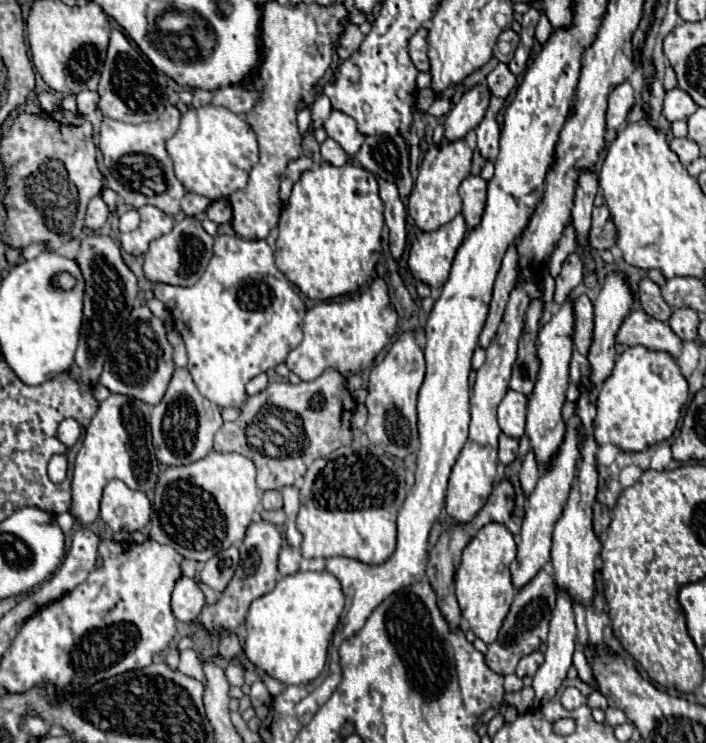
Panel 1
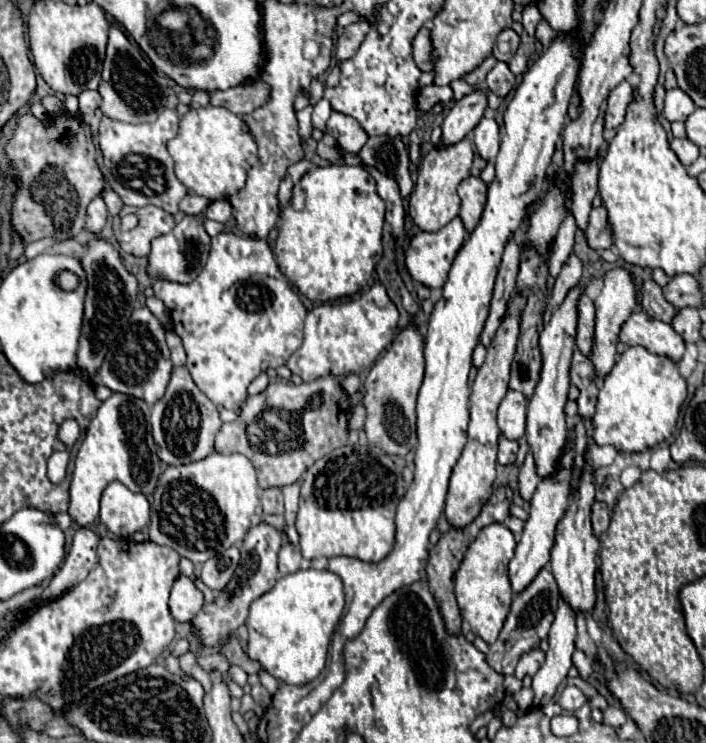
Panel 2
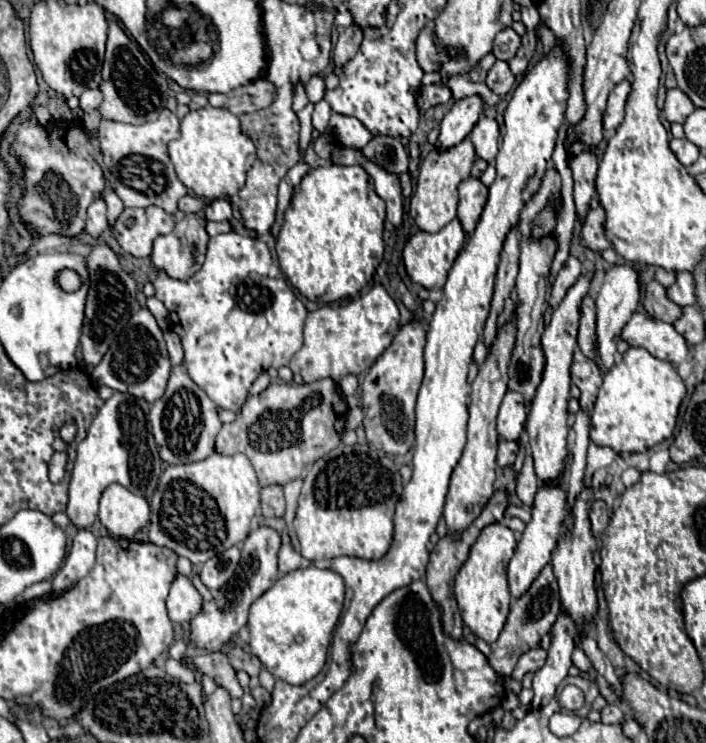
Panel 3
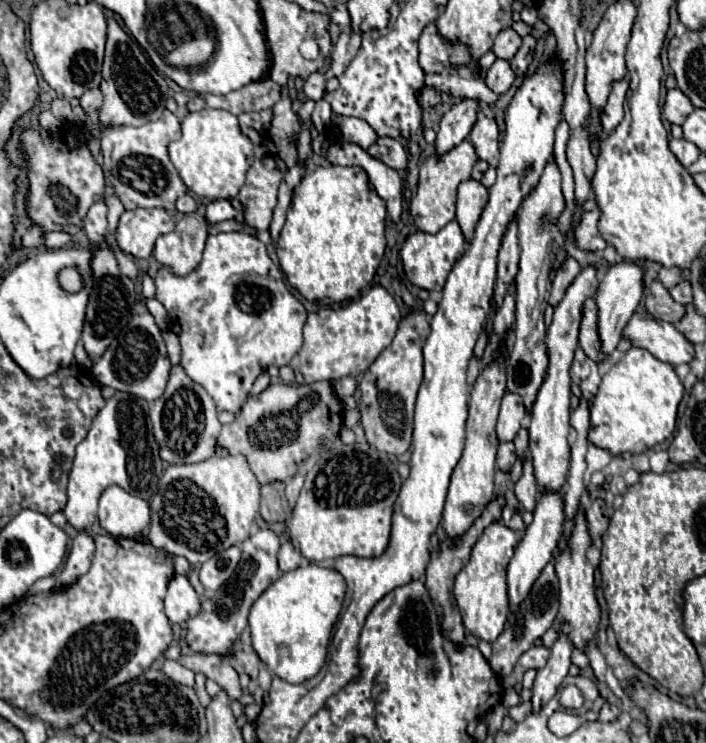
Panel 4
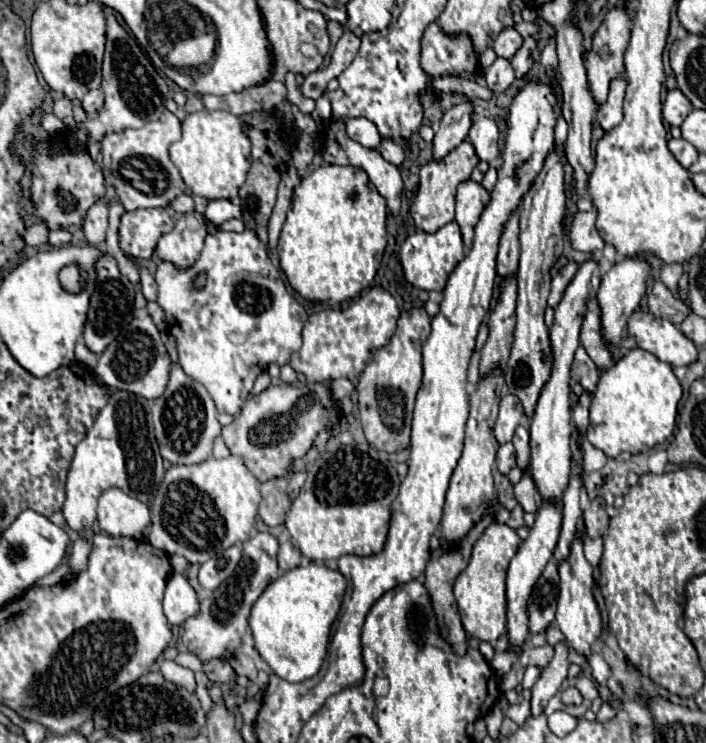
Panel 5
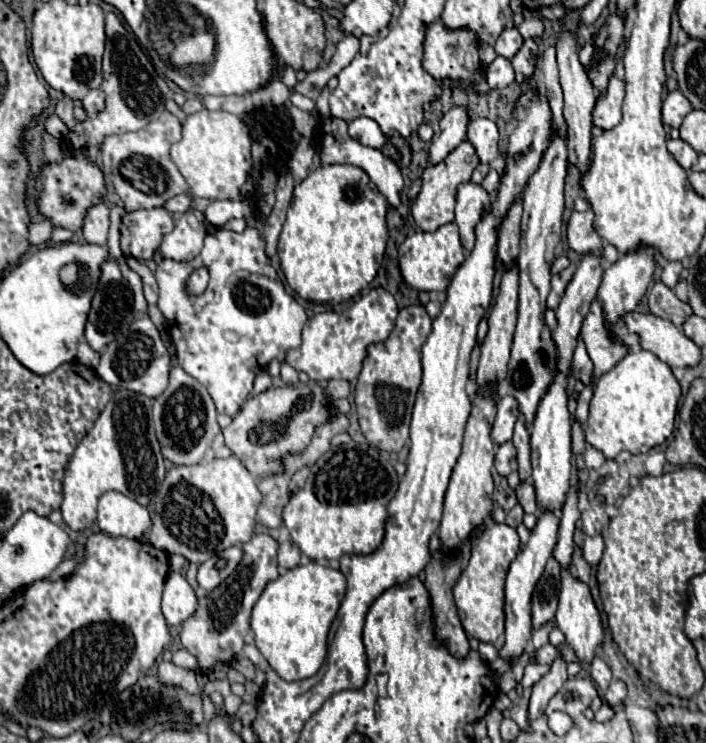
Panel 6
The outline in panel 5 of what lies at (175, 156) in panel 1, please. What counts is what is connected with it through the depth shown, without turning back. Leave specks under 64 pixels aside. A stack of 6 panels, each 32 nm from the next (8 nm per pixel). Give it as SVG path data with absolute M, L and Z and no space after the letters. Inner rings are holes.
M200 110L182 122L182 138L170 146L170 158L194 196L206 200L238 200L238 190L252 164L250 138L238 116L224 110Z

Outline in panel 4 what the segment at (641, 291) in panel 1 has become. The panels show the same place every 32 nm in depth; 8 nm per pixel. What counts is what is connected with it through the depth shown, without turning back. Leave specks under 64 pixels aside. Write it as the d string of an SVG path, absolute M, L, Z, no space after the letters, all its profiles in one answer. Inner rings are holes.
M654 280L646 292L646 308L652 316L660 320L668 320L670 324L678 324L686 314L686 306L672 300L668 288L664 288L664 284L658 280Z

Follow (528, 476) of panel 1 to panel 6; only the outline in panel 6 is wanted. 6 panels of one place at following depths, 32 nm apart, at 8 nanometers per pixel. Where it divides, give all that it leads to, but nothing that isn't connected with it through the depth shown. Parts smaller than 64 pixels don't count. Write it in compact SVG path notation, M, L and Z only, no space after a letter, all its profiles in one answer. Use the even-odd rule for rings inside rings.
M522 482L522 484L516 488L516 494L518 494L518 502L522 504L522 508L524 508L526 514L534 514L534 512L538 512L534 486L532 486L530 482Z

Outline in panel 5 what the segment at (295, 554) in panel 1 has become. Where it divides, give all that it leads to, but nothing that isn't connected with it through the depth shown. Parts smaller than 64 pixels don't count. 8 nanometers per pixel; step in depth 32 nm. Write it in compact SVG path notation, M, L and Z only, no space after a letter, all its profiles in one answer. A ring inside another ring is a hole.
M282 542L280 544L280 550L278 550L280 570L292 570L292 568L300 566L300 560L302 560L302 554L292 542Z

